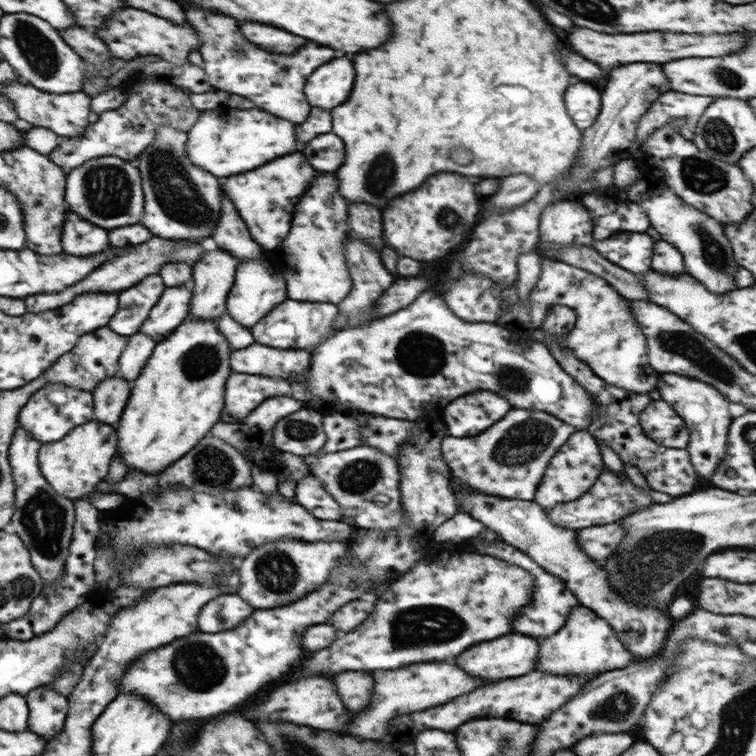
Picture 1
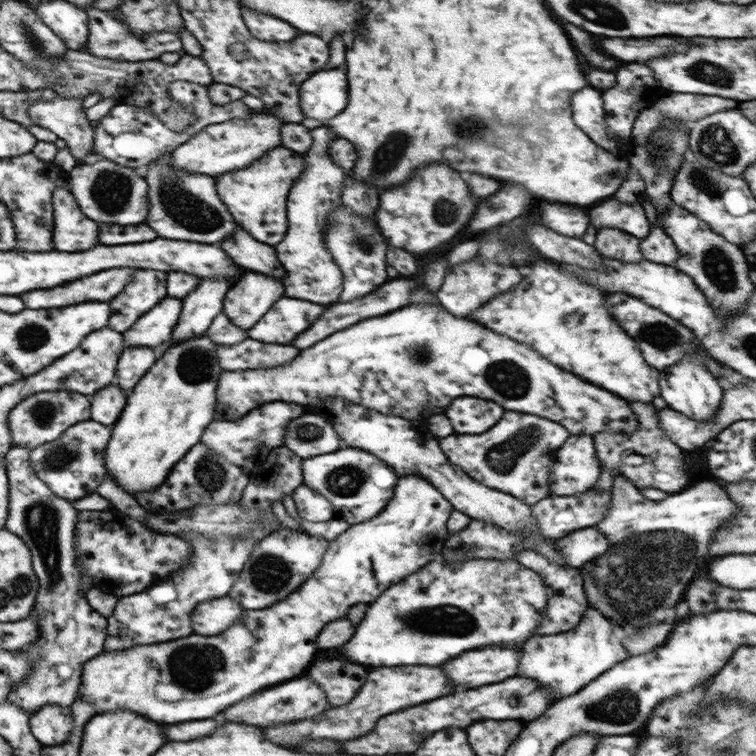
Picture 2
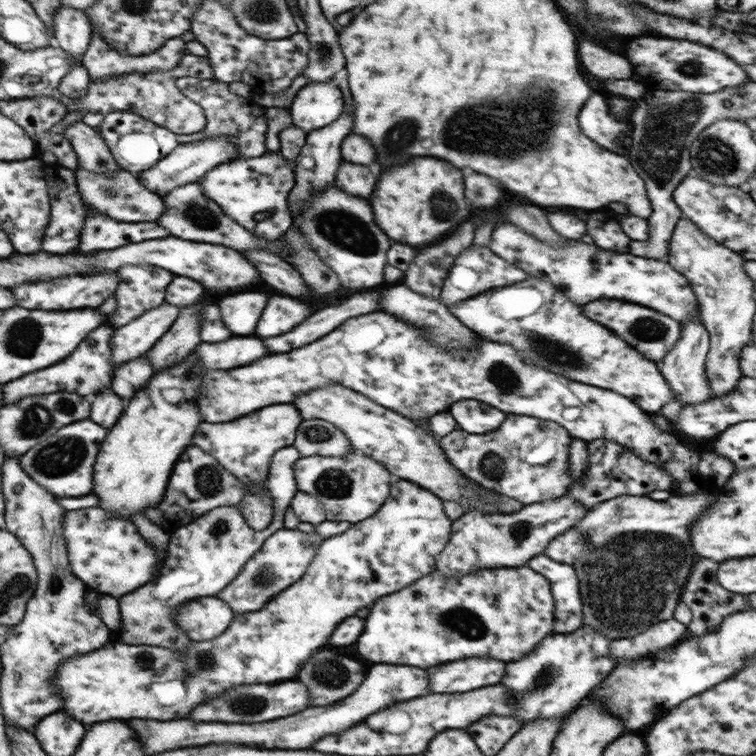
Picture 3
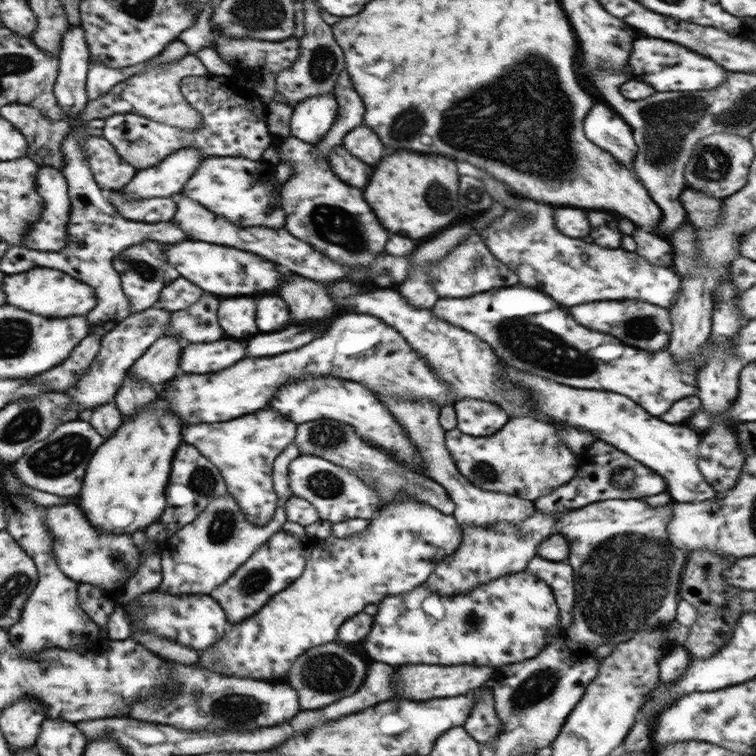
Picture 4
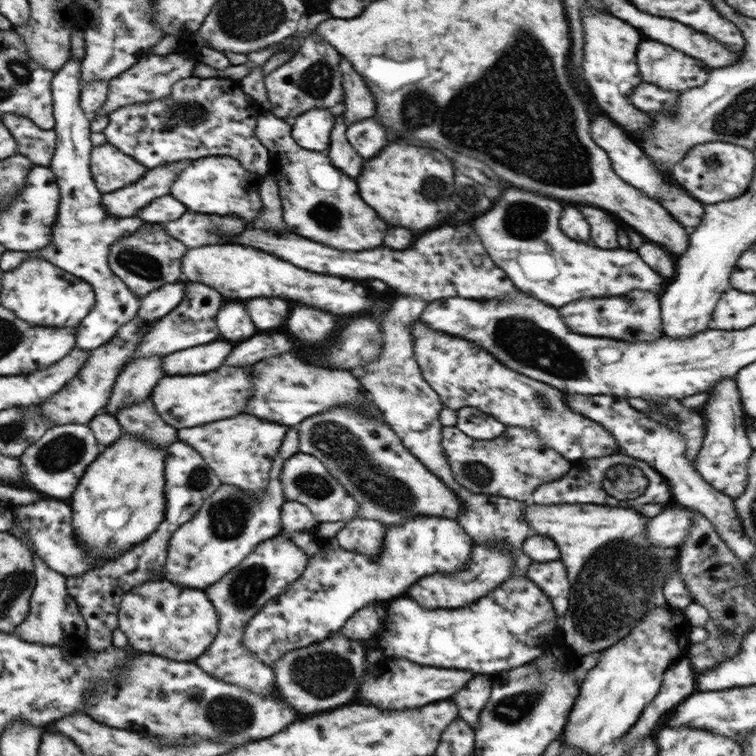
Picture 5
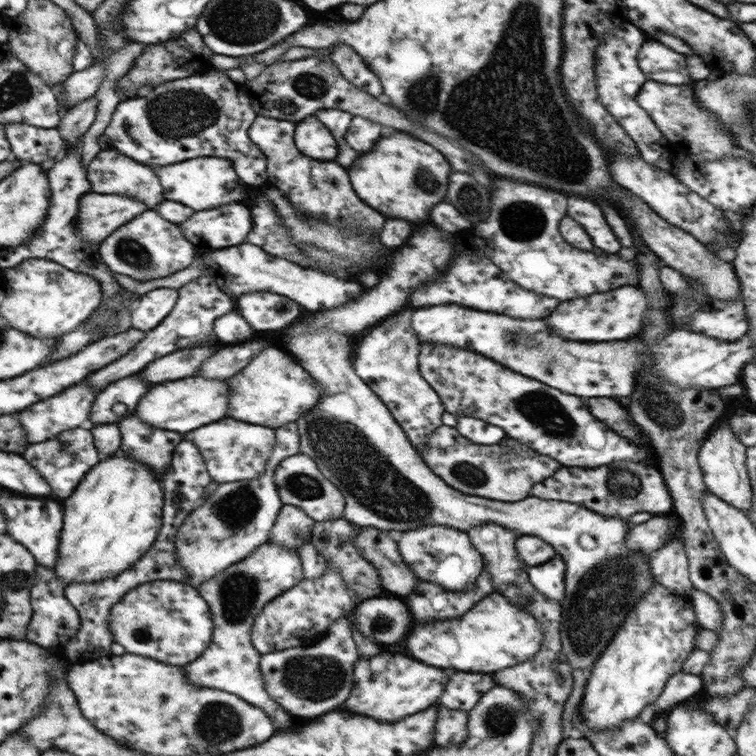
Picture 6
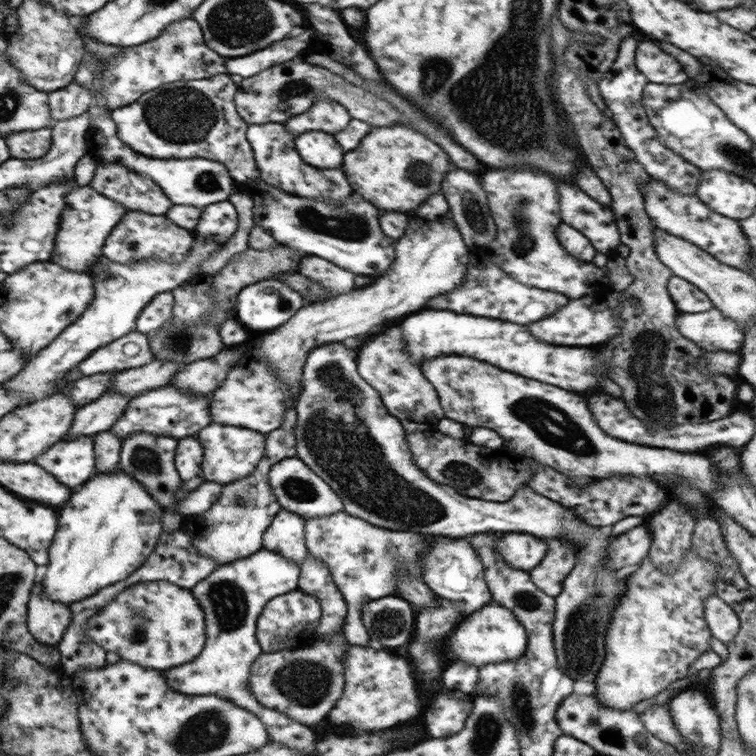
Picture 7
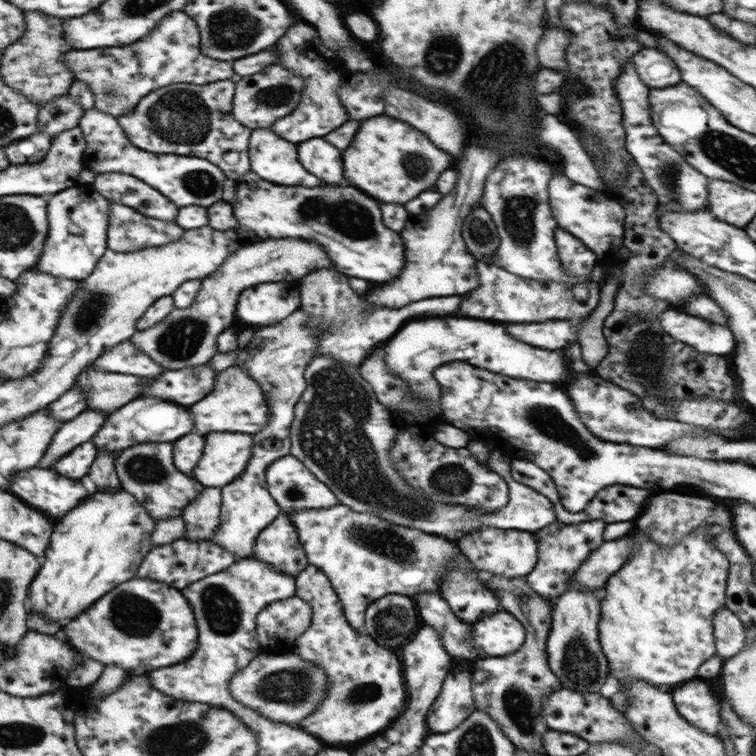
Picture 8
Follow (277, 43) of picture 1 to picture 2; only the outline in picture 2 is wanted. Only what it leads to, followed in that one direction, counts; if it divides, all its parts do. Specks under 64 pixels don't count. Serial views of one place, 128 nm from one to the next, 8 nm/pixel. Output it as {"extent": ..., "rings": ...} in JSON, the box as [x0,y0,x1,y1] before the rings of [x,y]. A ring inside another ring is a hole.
{"extent":[244,8,298,42],"rings":[[[244,8],[244,22],[248,24],[248,30],[252,32],[252,36],[256,36],[258,40],[290,42],[292,38],[298,36],[298,30],[292,24],[248,8]]]}

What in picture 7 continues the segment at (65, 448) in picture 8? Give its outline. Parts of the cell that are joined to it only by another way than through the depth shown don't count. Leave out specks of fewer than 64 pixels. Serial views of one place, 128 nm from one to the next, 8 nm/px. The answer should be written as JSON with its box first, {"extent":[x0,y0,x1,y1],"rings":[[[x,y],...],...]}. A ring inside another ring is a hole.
{"extent":[62,390,131,440],"rings":[[[110,390],[110,394],[105,392],[96,400],[78,408],[72,426],[62,439],[74,440],[79,436],[94,436],[112,428],[131,399],[121,392],[114,392],[115,390]]]}

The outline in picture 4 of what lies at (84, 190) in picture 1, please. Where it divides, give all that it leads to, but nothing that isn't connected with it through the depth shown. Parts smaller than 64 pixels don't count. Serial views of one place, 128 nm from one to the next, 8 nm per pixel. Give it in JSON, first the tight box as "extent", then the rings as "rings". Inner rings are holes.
{"extent":[104,190,176,223],"rings":[[[120,190],[104,191],[104,196],[118,208],[118,212],[132,221],[159,223],[172,220],[176,214],[176,204],[172,198],[152,198],[152,200],[134,200],[126,202],[120,198]]]}

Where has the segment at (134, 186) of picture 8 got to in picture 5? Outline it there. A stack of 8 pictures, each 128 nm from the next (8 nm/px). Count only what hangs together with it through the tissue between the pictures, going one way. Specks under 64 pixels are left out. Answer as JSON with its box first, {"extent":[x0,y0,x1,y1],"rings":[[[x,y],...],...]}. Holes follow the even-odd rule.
{"extent":[90,143,149,194],"rings":[[[108,143],[94,146],[90,162],[92,179],[102,194],[138,182],[149,170]]]}

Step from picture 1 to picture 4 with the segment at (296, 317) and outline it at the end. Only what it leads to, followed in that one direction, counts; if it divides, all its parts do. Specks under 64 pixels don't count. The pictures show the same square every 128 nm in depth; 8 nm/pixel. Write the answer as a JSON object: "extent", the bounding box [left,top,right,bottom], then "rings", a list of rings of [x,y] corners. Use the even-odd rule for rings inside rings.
{"extent":[256,296,290,332],"rings":[[[264,296],[256,302],[256,324],[262,332],[276,332],[290,324],[288,306],[278,296]]]}

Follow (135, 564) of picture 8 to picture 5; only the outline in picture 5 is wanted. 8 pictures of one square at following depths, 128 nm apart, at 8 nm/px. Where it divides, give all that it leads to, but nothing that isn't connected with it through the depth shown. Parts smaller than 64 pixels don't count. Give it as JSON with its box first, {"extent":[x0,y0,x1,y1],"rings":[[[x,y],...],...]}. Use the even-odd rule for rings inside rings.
{"extent":[68,432,167,567],"rings":[[[123,432],[122,436],[111,446],[102,449],[92,464],[86,467],[76,490],[68,499],[72,511],[73,533],[85,548],[87,554],[102,558],[99,560],[101,567],[104,558],[118,558],[133,546],[144,542],[164,520],[166,512],[165,484],[164,484],[164,458],[167,452],[160,450],[151,442],[143,440],[141,436],[134,436]]]}

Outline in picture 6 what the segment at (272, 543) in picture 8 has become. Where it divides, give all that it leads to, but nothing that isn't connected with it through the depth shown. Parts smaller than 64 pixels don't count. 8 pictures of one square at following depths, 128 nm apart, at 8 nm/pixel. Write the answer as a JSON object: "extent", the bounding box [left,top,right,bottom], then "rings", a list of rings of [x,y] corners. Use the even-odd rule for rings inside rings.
{"extent":[270,504,315,551],"rings":[[[284,504],[272,527],[270,541],[282,548],[298,551],[303,544],[311,542],[314,523],[315,520],[300,508]]]}

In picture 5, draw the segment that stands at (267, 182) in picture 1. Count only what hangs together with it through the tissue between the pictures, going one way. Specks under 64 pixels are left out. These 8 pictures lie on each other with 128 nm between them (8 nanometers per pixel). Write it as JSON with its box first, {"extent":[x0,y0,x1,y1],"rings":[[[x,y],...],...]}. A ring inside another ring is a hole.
{"extent":[170,156,262,224],"rings":[[[208,156],[202,160],[194,160],[188,168],[184,168],[176,176],[170,194],[194,212],[218,214],[218,216],[238,214],[240,218],[246,220],[246,224],[252,224],[252,220],[260,214],[262,208],[258,198],[260,180],[256,180],[252,173],[240,166],[242,164],[230,156]]]}

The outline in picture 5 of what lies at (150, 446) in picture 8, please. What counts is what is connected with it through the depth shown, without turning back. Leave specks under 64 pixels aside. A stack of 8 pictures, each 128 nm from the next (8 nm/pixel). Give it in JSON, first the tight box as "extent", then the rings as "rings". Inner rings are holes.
{"extent":[115,396,177,448],"rings":[[[152,396],[121,408],[115,414],[120,427],[128,434],[141,436],[159,448],[168,448],[176,442],[177,430],[162,422],[153,407]]]}

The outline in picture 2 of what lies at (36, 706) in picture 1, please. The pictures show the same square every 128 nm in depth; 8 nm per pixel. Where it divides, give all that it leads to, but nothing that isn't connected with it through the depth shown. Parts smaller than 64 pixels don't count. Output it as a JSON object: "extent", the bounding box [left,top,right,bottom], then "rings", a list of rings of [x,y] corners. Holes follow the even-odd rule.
{"extent":[29,704,73,746],"rings":[[[47,704],[30,714],[29,723],[32,734],[42,746],[56,746],[71,738],[73,712],[70,707]]]}

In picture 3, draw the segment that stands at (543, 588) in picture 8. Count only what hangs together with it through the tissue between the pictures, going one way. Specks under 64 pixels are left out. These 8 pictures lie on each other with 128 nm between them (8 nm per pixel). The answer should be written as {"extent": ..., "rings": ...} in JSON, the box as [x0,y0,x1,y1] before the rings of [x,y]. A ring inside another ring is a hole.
{"extent":[528,552,582,634],"rings":[[[543,552],[531,558],[528,568],[545,576],[555,600],[554,633],[569,634],[582,626],[581,585],[573,565],[548,558]]]}

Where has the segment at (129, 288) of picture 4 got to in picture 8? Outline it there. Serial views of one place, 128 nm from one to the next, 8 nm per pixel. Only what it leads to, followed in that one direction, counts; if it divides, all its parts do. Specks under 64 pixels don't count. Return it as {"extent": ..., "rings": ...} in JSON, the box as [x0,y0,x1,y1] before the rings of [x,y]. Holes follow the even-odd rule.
{"extent":[107,202,184,252],"rings":[[[110,202],[107,248],[114,252],[134,252],[176,242],[184,229],[176,222],[165,222],[144,216],[135,209]]]}

